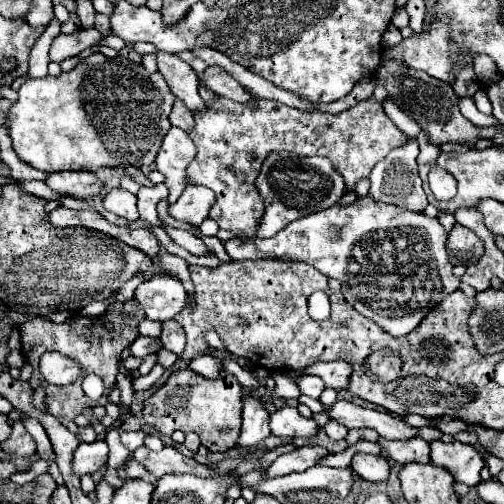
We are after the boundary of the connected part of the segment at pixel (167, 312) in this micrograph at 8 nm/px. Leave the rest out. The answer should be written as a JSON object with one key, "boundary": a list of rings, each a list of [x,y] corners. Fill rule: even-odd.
{"boundary":[[[157,274],[135,290],[131,302],[145,312],[147,320],[165,322],[181,312],[187,302],[187,292],[175,276]]]}

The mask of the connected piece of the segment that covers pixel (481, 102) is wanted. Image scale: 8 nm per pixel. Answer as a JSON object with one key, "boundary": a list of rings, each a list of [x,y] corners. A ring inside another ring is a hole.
{"boundary":[[[479,88],[479,90],[475,92],[473,100],[475,100],[475,106],[477,106],[483,114],[491,114],[491,102],[489,102],[489,98],[487,98],[485,90],[481,90],[481,88]]]}

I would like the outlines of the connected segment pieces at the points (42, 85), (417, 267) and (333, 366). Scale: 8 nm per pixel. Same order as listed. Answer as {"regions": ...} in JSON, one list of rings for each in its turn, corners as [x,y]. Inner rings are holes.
{"regions":[[[[93,52],[89,58],[83,58],[73,70],[61,72],[59,76],[29,78],[17,90],[17,100],[7,112],[13,150],[23,162],[43,172],[95,172],[103,166],[151,166],[157,148],[161,146],[161,136],[165,136],[165,132],[171,128],[169,112],[173,100],[175,96],[169,92],[159,72],[149,74],[141,64],[133,64],[123,56],[107,58],[101,52]]],[[[369,196],[349,206],[333,206],[293,220],[273,238],[248,241],[231,239],[224,248],[234,261],[279,258],[311,264],[325,276],[337,278],[343,284],[345,300],[391,336],[409,334],[431,308],[461,284],[451,272],[453,264],[445,250],[447,234],[441,232],[437,218],[391,204],[373,204]]],[[[315,362],[301,370],[303,376],[319,376],[327,388],[343,390],[347,388],[347,380],[351,374],[351,366],[347,362]]]]}

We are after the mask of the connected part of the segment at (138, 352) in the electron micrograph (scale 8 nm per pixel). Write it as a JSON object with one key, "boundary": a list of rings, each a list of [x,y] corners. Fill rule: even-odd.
{"boundary":[[[137,336],[137,340],[129,346],[129,350],[135,358],[155,354],[159,348],[161,348],[161,340],[159,338],[149,338],[149,336]]]}

